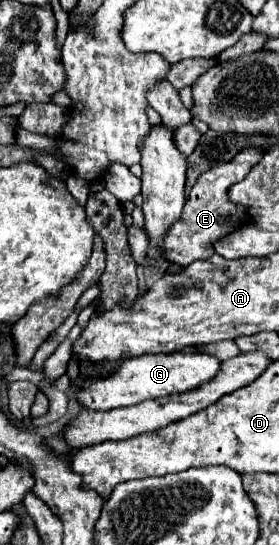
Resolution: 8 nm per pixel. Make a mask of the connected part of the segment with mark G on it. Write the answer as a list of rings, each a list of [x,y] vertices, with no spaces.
[[[171,352],[171,354],[143,354],[125,360],[117,372],[103,380],[91,380],[83,384],[79,400],[85,408],[93,410],[113,410],[121,406],[133,406],[147,398],[161,398],[171,394],[181,394],[195,390],[211,382],[219,372],[221,360],[205,352]]]

